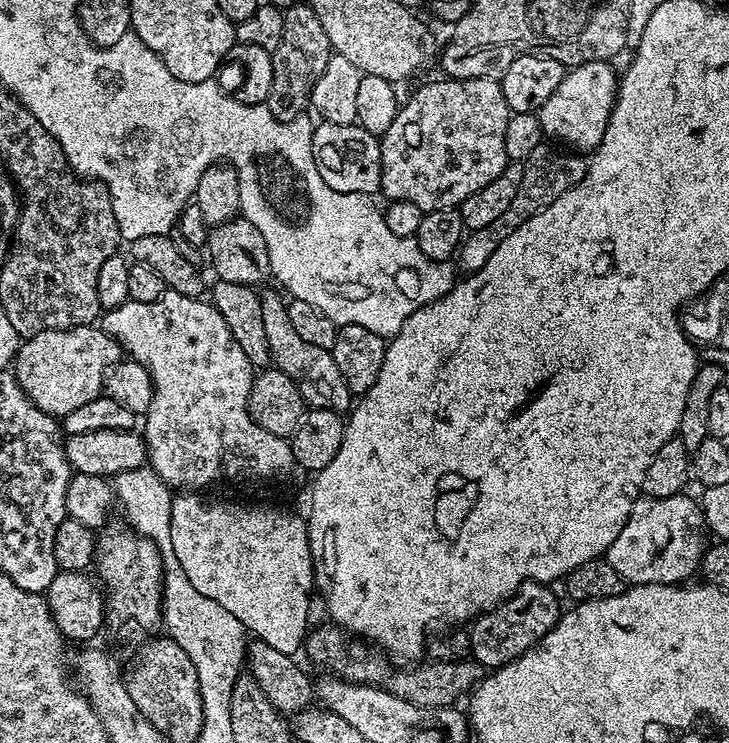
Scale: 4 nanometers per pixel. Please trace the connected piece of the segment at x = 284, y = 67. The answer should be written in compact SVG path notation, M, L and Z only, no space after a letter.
M298 2L284 9L282 42L278 50L272 52L274 79L270 82L270 94L266 101L266 107L274 118L293 120L309 111L314 82L318 82L333 54L330 38L326 38L326 30L322 30L322 22L318 22L318 14L310 10L307 2Z

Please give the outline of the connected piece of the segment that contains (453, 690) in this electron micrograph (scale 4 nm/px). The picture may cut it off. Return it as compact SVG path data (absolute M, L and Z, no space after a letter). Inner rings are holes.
M313 627L306 640L306 652L308 650L309 658L318 667L324 668L320 670L331 670L345 682L372 684L384 688L388 692L393 692L398 698L416 704L419 708L453 707L457 702L463 701L486 675L484 665L471 658L458 662L428 662L425 663L425 668L404 666L399 669L401 672L395 672L391 668L393 665L389 657L383 651L369 646L359 638L348 638L345 644L336 644L337 629L327 627Z

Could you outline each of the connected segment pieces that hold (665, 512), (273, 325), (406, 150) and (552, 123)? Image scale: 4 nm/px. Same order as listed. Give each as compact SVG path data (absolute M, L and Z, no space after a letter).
M688 494L666 498L644 496L634 502L622 530L618 530L618 538L612 540L607 550L606 559L628 586L683 584L701 571L709 540L704 510Z
M275 287L267 288L260 292L260 301L262 302L262 322L266 326L266 338L270 342L272 364L282 369L295 382L309 409L321 408L341 414L347 413L353 407L354 394L346 386L342 373L338 371L338 362L334 362L331 351L306 342L290 322L285 297Z
M483 76L473 80L453 80L451 78L439 78L433 84L424 84L408 101L406 99L399 105L399 112L391 123L390 128L386 130L383 136L379 137L381 150L381 182L379 191L384 194L385 201L408 200L414 206L418 206L426 212L442 210L443 208L454 208L459 206L470 194L478 194L485 188L489 182L494 182L498 174L509 164L506 154L506 122L510 115L506 106L506 98L502 98L500 81L496 78Z
M595 60L565 71L562 82L558 82L558 88L550 94L550 98L546 98L538 113L540 125L549 141L569 144L564 146L572 150L594 150L599 146L602 134L606 134L612 107L616 104L618 72L612 66L607 60Z

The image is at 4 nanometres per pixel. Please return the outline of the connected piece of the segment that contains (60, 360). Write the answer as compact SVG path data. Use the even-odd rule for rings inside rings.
M83 324L77 328L66 330L42 330L42 334L27 337L16 351L14 375L20 388L46 414L62 418L70 414L70 410L78 410L85 402L102 395L106 388L106 377L122 359L122 349L113 336L104 333L103 327Z

